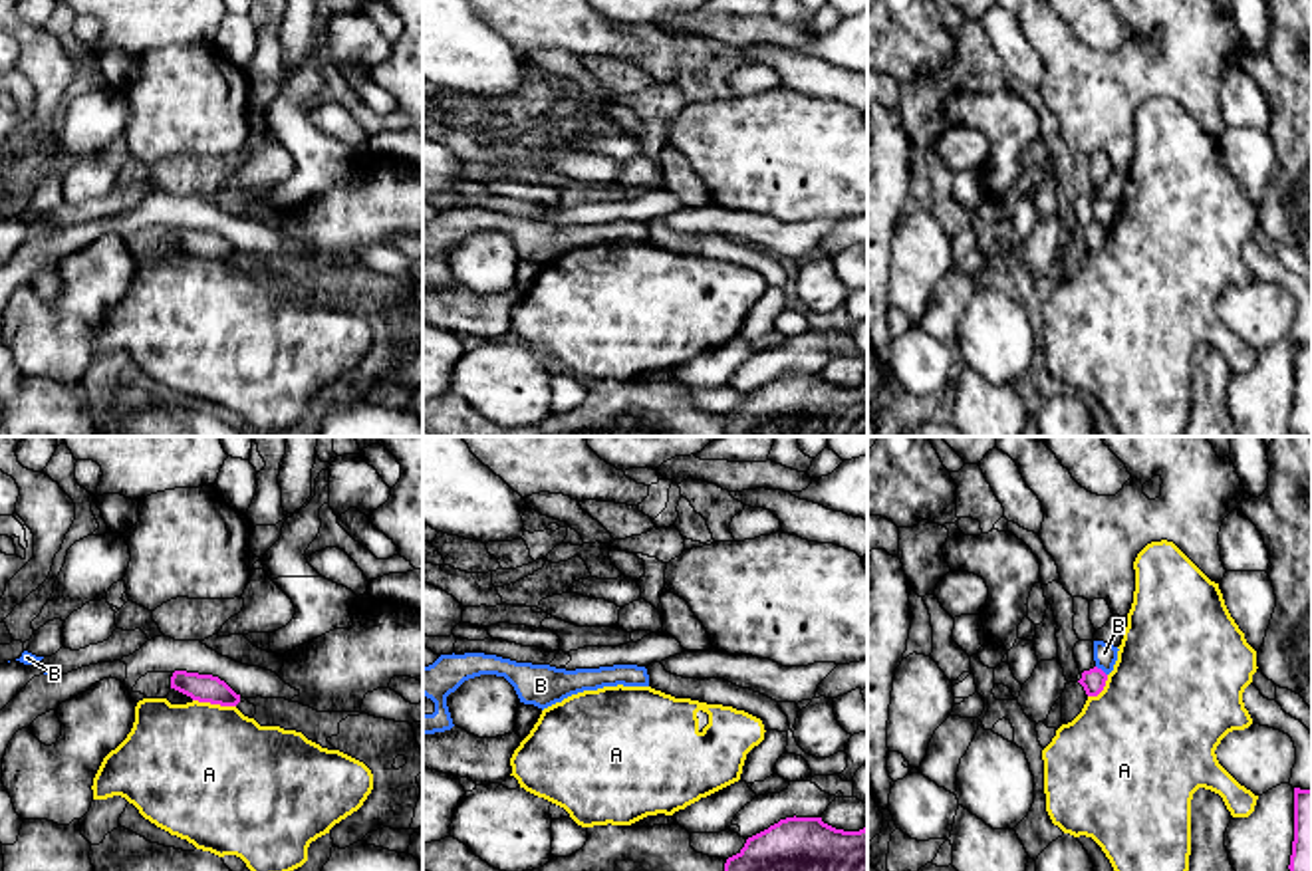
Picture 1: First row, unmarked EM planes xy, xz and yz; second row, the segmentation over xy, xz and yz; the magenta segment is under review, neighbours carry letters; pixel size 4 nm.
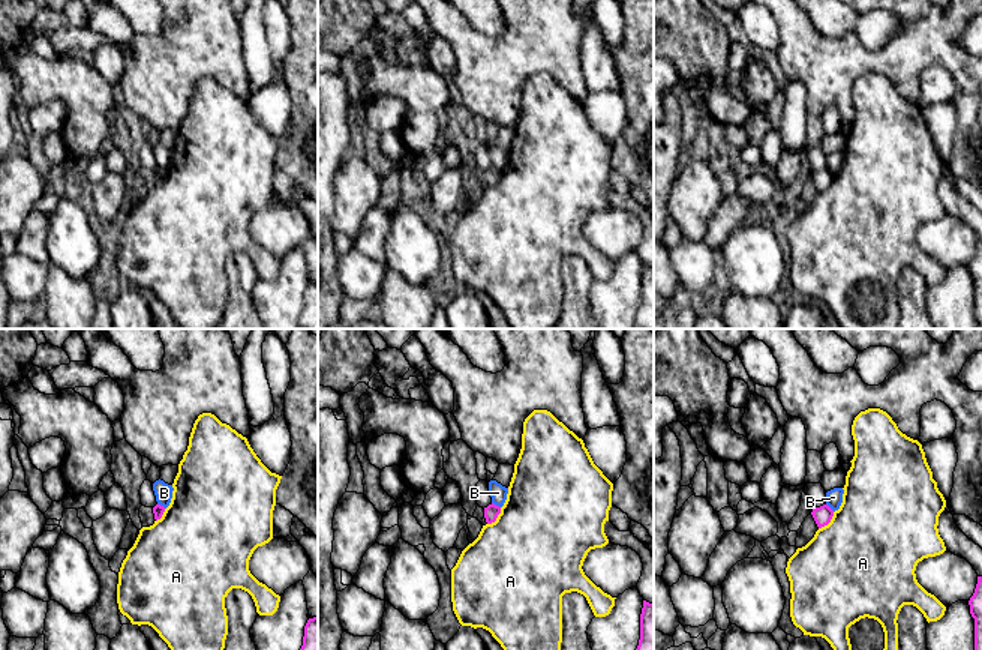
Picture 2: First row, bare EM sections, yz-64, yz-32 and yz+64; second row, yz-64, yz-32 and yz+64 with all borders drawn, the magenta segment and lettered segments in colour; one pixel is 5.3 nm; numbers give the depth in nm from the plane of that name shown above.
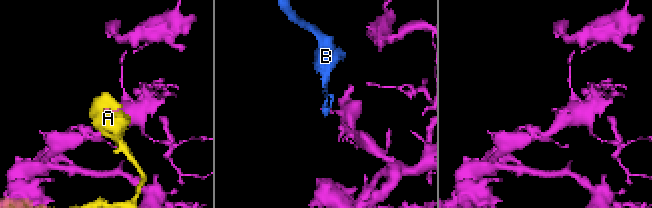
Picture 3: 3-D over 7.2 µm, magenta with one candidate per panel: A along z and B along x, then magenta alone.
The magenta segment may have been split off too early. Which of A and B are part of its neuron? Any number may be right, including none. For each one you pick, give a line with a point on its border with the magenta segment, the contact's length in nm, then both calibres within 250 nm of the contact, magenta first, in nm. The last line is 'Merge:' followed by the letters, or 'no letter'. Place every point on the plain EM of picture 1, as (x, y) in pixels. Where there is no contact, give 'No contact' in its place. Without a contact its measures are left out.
Merge: no letter

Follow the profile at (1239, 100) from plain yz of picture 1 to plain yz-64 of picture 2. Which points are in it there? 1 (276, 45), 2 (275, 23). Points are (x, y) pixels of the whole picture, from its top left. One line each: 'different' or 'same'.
1: different
2: different

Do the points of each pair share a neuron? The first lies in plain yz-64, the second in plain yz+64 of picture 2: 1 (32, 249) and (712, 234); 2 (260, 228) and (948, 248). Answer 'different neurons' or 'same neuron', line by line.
1: same neuron
2: same neuron

